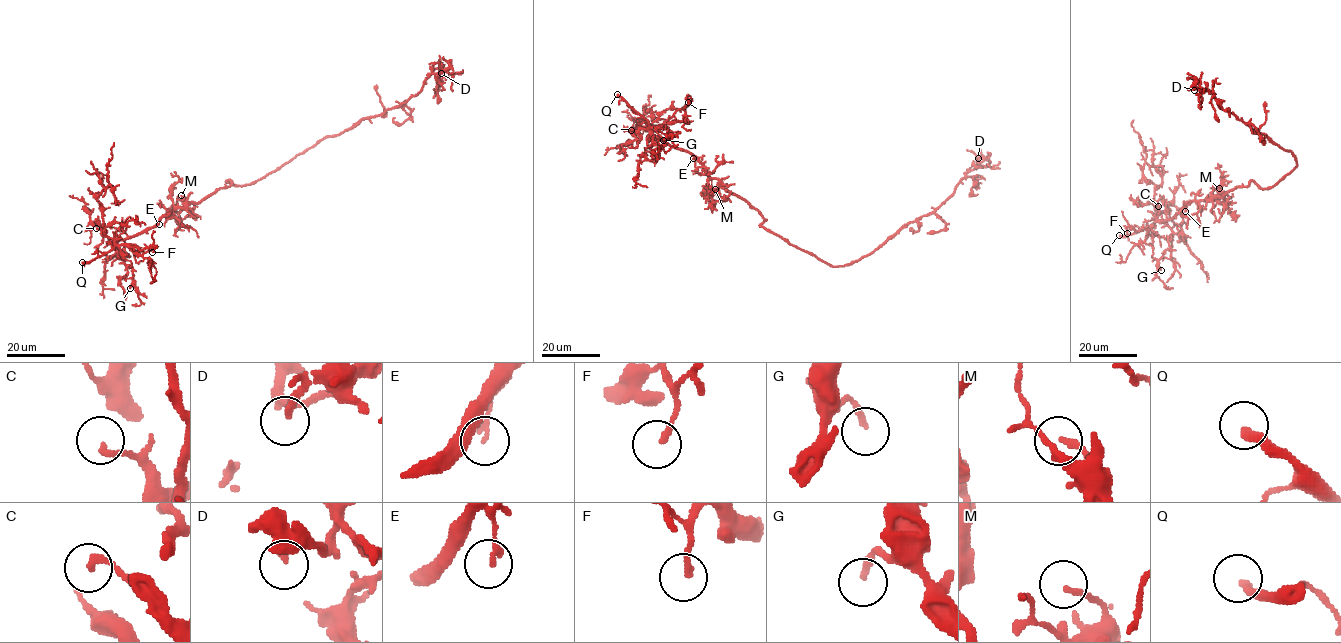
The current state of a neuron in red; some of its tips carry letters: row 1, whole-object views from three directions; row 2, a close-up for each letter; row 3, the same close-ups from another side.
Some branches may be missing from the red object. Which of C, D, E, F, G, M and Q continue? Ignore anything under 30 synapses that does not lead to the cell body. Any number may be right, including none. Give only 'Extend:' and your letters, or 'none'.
Extend: Q

